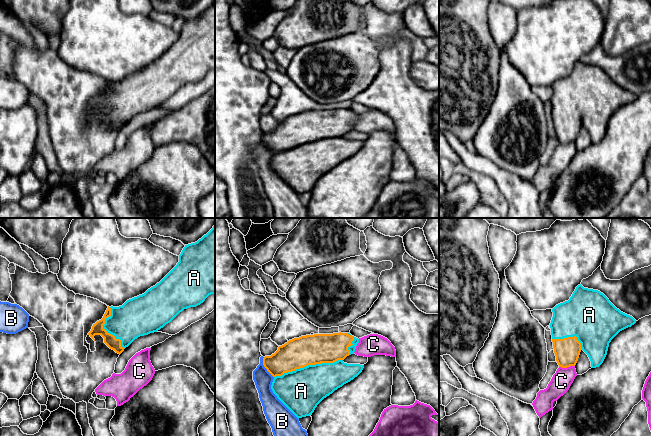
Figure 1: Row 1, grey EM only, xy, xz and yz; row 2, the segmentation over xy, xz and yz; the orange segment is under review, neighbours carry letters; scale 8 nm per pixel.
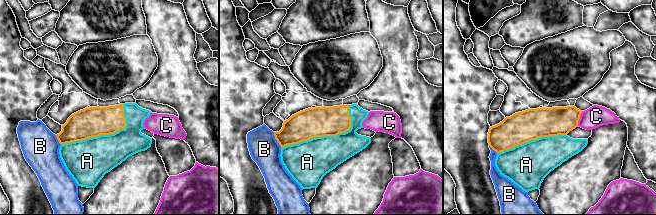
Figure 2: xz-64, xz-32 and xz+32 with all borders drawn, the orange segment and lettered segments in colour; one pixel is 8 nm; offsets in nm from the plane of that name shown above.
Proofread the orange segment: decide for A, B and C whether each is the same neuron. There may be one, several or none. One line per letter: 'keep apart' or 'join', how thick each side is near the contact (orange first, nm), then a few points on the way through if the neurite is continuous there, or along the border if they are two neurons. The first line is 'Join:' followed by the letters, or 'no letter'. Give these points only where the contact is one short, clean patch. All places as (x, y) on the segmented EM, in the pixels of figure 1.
Join: A
A: join; calibres 240 and 340 nm
B: keep apart; calibres 220 and 150 nm; border xz (263, 357), (263, 366), (273, 377)
C: keep apart; calibres 200 and 160 nm; border yz (574, 365), (559, 367)

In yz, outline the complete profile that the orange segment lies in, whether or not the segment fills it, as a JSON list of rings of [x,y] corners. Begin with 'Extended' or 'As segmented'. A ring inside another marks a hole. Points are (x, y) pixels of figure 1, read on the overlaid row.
Extended. [[[578,285],[568,301],[556,305],[550,323],[556,361],[559,367],[575,366],[583,350],[591,361],[591,367],[599,367],[608,351],[611,340],[622,330],[631,327],[636,320],[617,309],[600,291]]]

